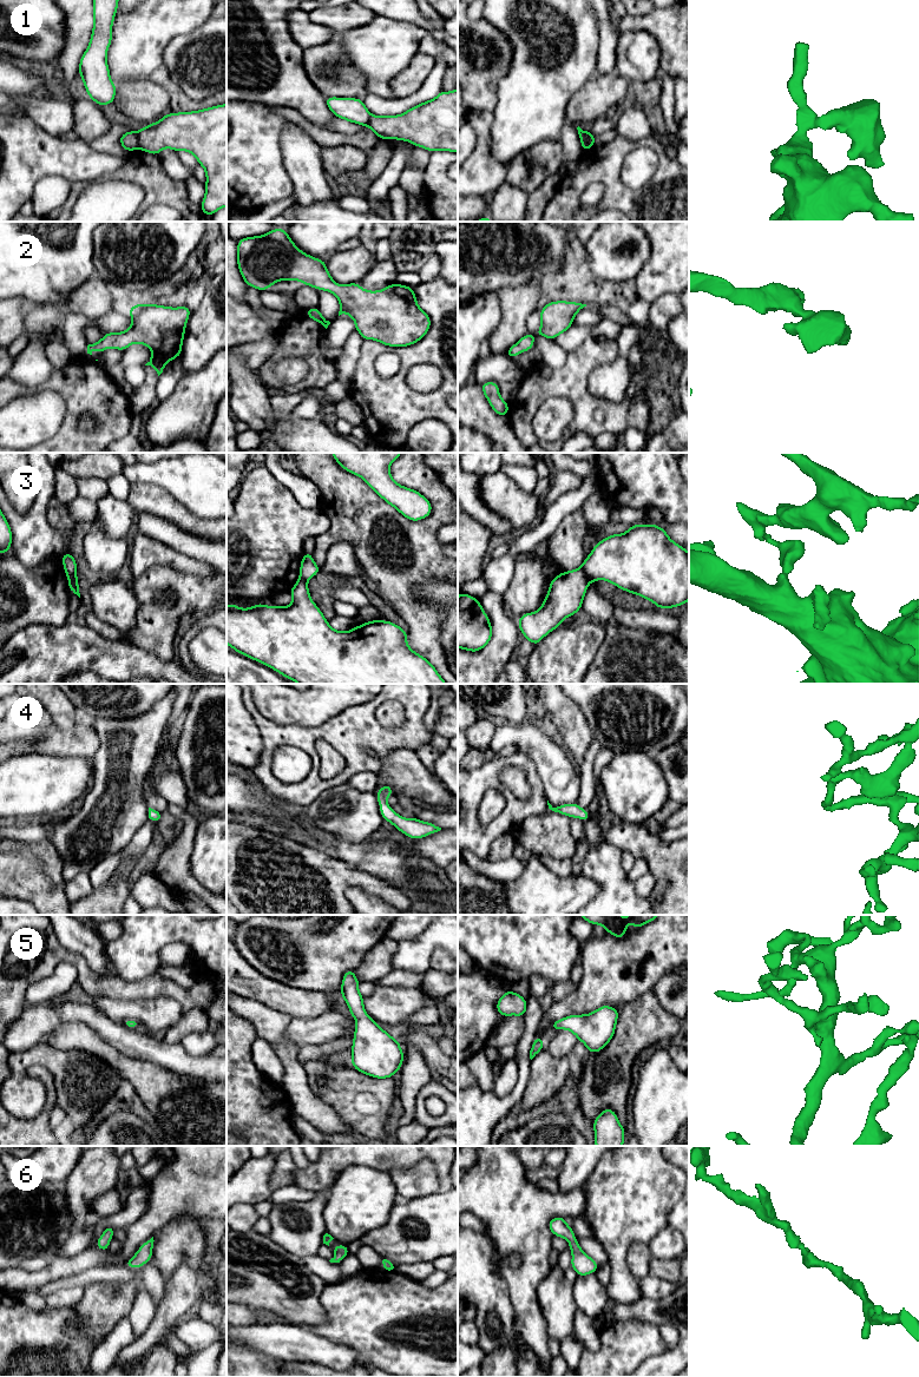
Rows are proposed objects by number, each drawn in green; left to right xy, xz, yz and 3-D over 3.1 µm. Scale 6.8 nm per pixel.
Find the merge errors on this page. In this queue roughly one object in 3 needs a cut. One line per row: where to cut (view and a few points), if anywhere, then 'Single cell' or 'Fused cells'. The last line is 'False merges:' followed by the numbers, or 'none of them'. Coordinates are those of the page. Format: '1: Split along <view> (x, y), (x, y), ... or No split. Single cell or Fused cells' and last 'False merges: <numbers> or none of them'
1: Split along xy (136, 133), (139, 147). Fused cells
2: No split. Single cell
3: Split along yz (581, 567), (589, 581). Fused cells
4: No split. Single cell
5: No split. Single cell
6: No split. Single cell
False merges: 1, 3

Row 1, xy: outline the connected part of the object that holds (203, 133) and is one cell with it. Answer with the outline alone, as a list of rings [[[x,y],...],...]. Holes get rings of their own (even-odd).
[[[227,104],[165,114],[137,136],[139,149],[151,154],[165,147],[192,153],[206,174],[203,213],[212,216],[227,206]]]

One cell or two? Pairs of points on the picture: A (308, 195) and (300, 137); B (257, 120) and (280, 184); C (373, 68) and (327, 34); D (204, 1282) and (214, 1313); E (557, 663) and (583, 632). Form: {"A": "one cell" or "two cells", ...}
{"A": "one cell", "B": "one cell", "C": "two cells", "D": "one cell", "E": "one cell"}

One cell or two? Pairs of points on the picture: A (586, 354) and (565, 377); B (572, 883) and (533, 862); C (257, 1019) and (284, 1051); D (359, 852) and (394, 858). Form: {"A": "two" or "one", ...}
{"A": "one", "B": "one", "C": "one", "D": "one"}

